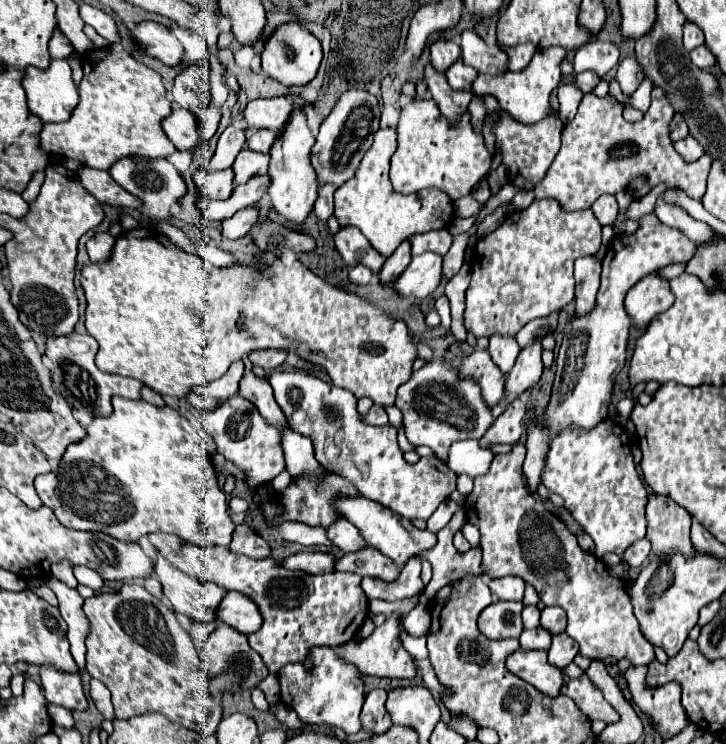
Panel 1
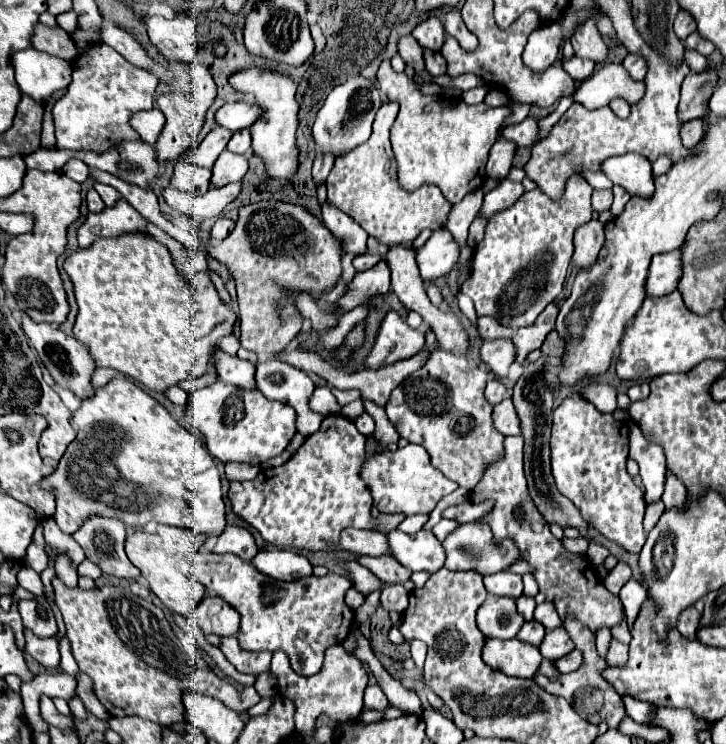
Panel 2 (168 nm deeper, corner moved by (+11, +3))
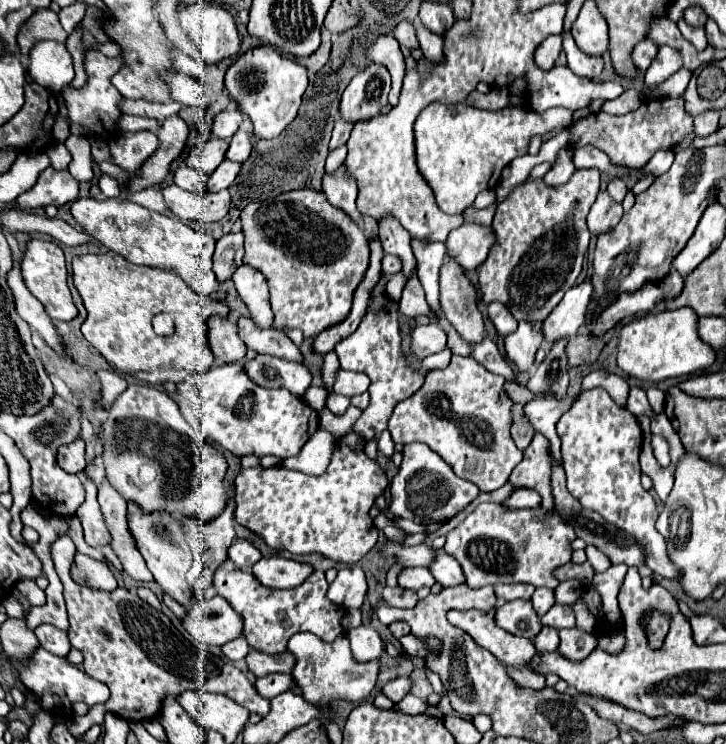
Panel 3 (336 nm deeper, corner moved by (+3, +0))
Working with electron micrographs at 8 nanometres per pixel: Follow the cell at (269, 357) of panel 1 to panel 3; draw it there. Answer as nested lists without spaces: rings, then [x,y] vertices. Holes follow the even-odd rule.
[[[297,189],[271,201],[249,203],[241,211],[241,225],[245,235],[243,263],[259,269],[269,281],[275,329],[297,327],[305,333],[305,337],[315,337],[349,315],[353,293],[369,267],[369,239],[365,237],[361,225],[353,223],[351,217],[345,217],[341,209],[333,209],[333,205],[329,205],[323,191]]]

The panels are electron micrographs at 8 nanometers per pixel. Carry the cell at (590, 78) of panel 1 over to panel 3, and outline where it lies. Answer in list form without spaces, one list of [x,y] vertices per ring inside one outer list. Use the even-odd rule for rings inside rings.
[[[563,31],[561,37],[563,37],[563,51],[565,51],[565,55],[567,55],[567,65],[569,65],[569,69],[571,69],[575,75],[579,75],[579,77],[597,79],[597,77],[601,75],[601,71],[603,71],[603,59],[601,59],[599,55],[593,57],[593,55],[583,53],[583,51],[575,45],[571,33]]]

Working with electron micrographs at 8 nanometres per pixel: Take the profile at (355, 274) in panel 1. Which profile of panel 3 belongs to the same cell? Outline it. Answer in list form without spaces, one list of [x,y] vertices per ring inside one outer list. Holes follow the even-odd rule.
[[[385,255],[383,257],[383,267],[381,267],[385,273],[399,273],[401,271],[401,259],[395,257],[395,255]]]

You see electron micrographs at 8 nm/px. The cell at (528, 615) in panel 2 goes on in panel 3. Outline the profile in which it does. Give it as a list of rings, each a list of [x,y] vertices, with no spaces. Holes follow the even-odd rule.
[[[539,587],[539,589],[535,589],[535,593],[533,593],[531,601],[533,601],[533,607],[535,607],[537,615],[541,617],[543,613],[547,613],[547,611],[555,605],[555,593],[553,593],[551,589]]]

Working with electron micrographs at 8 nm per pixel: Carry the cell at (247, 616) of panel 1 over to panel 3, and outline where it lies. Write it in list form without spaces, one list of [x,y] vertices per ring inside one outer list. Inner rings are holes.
[[[219,595],[201,599],[201,603],[189,609],[181,623],[195,641],[217,647],[237,639],[243,631],[243,619]]]

